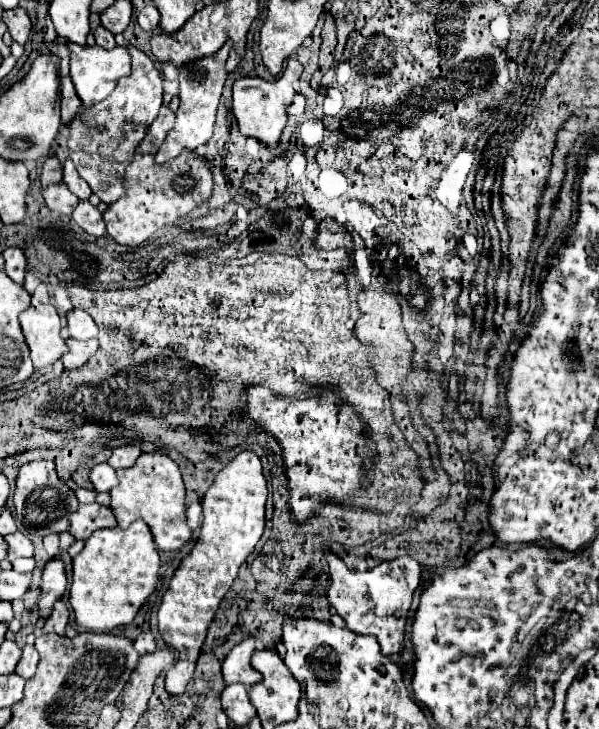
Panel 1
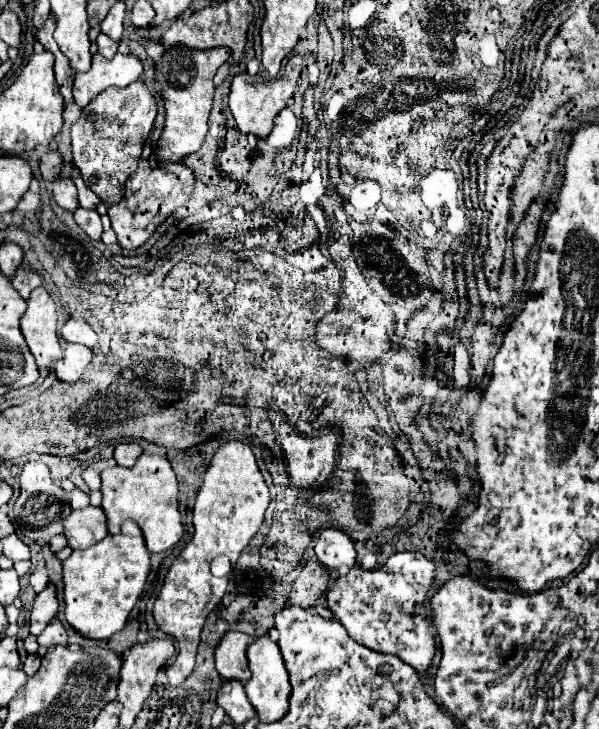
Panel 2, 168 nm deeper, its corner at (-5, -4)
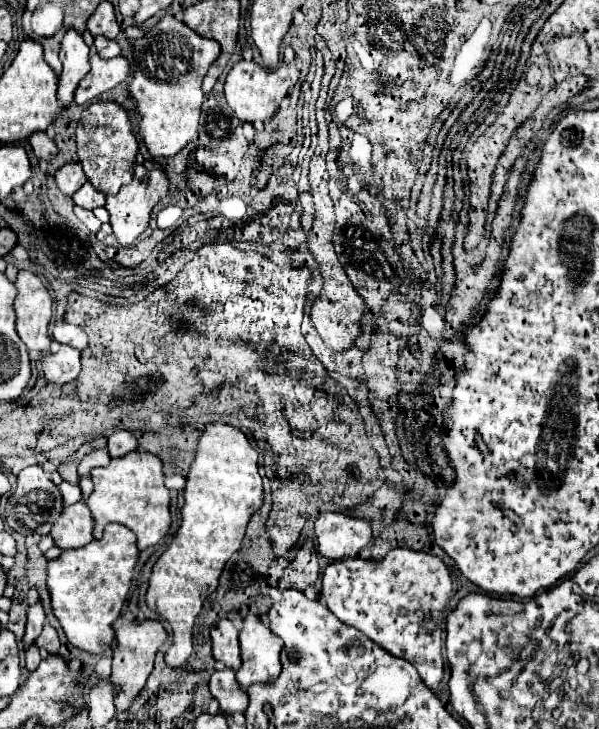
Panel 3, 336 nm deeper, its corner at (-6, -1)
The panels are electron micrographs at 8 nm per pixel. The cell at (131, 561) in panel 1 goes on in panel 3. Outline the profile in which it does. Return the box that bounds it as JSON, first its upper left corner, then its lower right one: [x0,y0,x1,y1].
[48,523,138,653]

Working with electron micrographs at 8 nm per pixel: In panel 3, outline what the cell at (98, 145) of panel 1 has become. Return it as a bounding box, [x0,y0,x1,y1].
[76,101,138,195]

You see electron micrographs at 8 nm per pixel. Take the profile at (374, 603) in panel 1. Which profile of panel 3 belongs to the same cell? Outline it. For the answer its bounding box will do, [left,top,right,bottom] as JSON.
[322,547,452,689]

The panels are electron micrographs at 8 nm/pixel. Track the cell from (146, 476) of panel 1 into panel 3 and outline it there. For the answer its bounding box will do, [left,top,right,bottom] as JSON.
[86,451,170,551]

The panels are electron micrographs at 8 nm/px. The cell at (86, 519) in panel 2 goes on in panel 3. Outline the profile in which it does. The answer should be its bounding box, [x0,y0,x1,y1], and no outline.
[50,501,94,549]

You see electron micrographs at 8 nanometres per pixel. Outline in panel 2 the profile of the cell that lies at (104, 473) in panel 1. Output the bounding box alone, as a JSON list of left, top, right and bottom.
[83,458,115,490]

